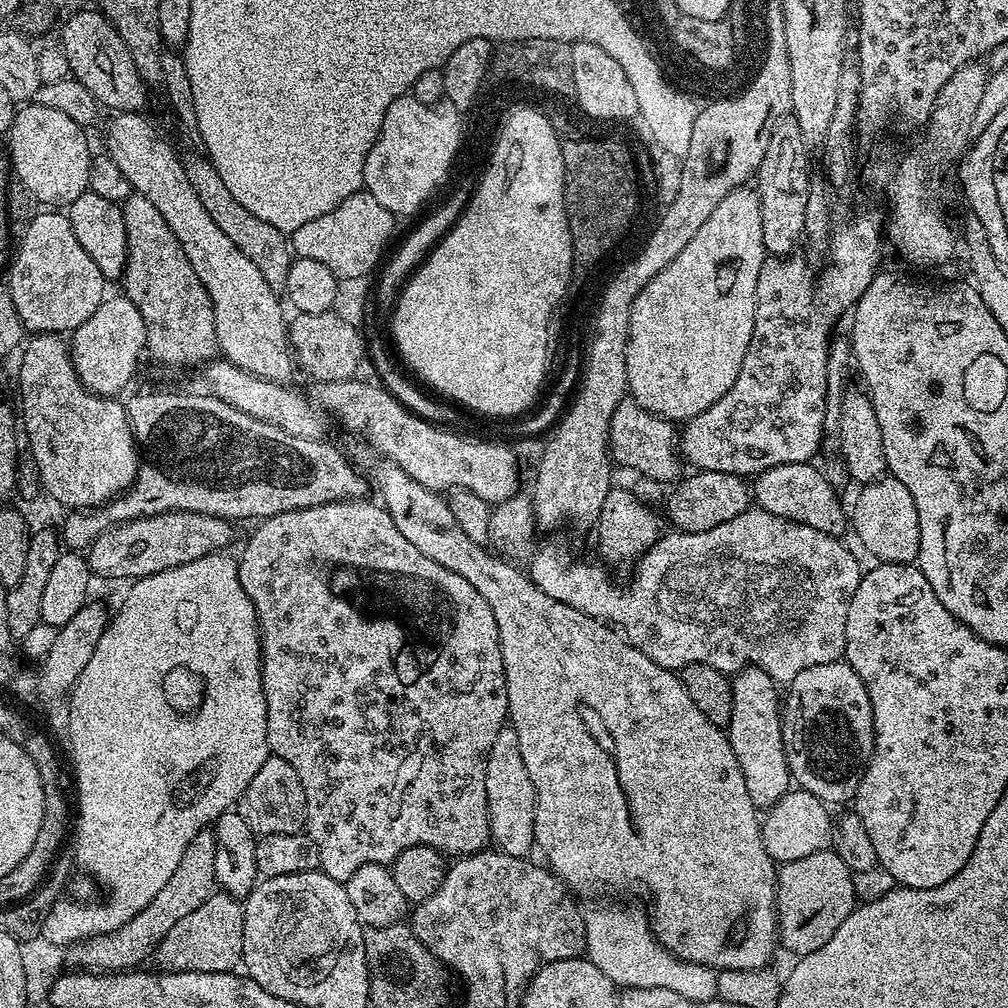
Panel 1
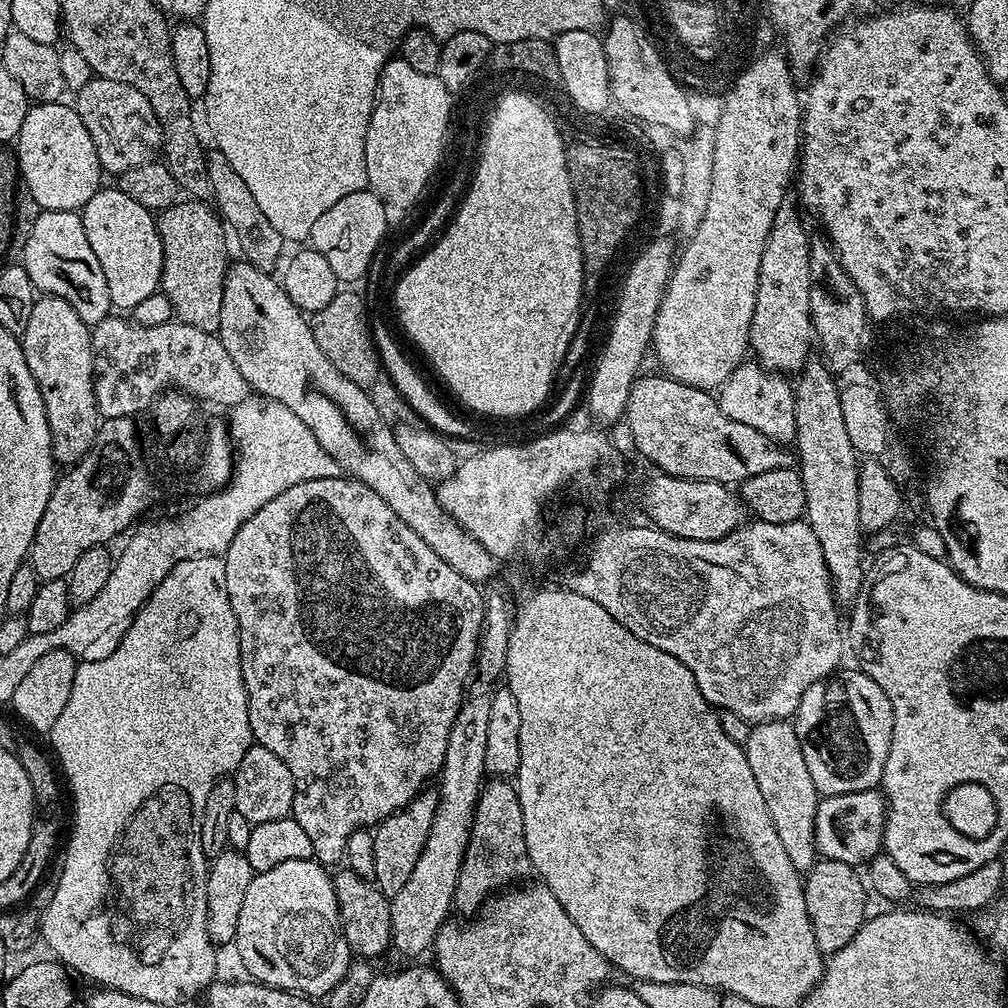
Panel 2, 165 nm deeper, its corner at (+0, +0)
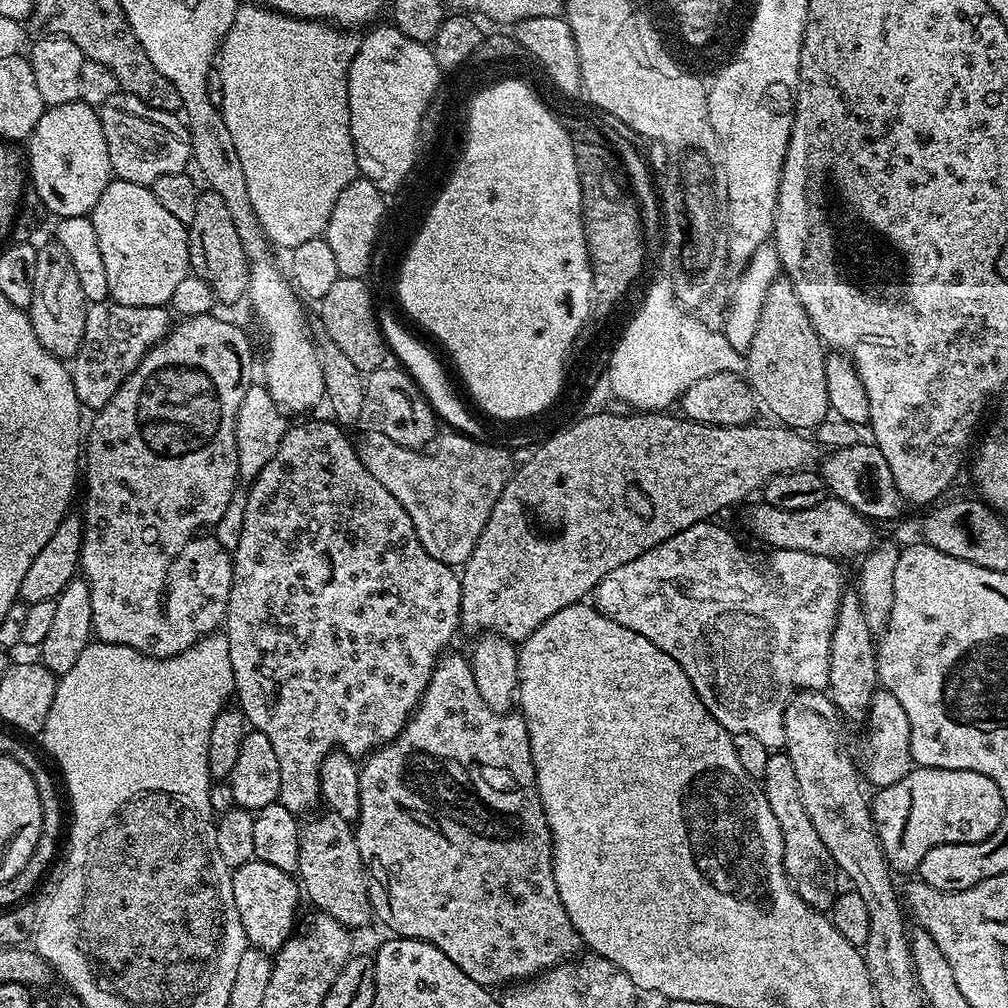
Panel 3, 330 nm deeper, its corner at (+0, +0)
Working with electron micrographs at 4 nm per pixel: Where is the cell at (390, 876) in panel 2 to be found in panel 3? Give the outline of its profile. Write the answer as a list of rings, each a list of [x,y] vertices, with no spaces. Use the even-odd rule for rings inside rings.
[[[445,654],[445,655],[443,655],[443,656],[441,656],[441,657],[440,657],[440,661],[438,661],[438,662],[437,662],[437,664],[436,664],[436,668],[435,668],[435,670],[433,670],[433,671],[432,671],[432,677],[431,677],[431,678],[430,678],[430,682],[429,682],[429,683],[428,683],[428,688],[427,688],[427,690],[425,690],[425,692],[424,692],[424,696],[423,696],[423,698],[421,698],[421,700],[420,700],[420,705],[419,705],[419,706],[417,706],[417,707],[416,707],[416,710],[415,710],[415,712],[413,712],[413,713],[412,713],[412,719],[411,719],[411,720],[409,720],[409,722],[408,722],[408,725],[406,725],[406,727],[405,727],[405,728],[403,728],[403,730],[401,730],[401,731],[400,731],[400,733],[399,733],[399,734],[397,734],[397,736],[395,736],[395,738],[393,738],[393,739],[392,739],[392,740],[391,740],[391,741],[390,741],[390,742],[389,742],[389,744],[384,744],[384,745],[383,745],[383,746],[381,746],[381,747],[380,747],[380,748],[377,748],[377,749],[375,749],[375,750],[373,750],[373,751],[371,751],[371,752],[369,752],[369,753],[368,753],[368,755],[367,755],[367,756],[365,756],[365,757],[363,757],[363,760],[362,760],[362,763],[361,763],[361,764],[360,764],[360,765],[359,765],[359,772],[360,772],[360,786],[361,786],[361,814],[360,814],[360,816],[359,816],[359,817],[358,817],[358,819],[357,819],[357,820],[356,820],[356,822],[355,822],[355,823],[354,823],[354,831],[355,831],[355,833],[356,833],[356,841],[357,841],[357,842],[358,842],[358,854],[362,854],[362,862],[363,862],[363,863],[364,863],[364,868],[365,868],[365,870],[367,870],[367,871],[368,871],[368,893],[369,893],[369,894],[370,894],[370,902],[371,902],[371,903],[372,903],[372,914],[373,914],[373,917],[375,917],[375,919],[376,919],[376,920],[377,920],[377,921],[379,921],[379,920],[381,920],[381,922],[382,922],[382,923],[384,923],[384,924],[385,924],[385,926],[386,926],[386,927],[388,927],[388,928],[389,928],[389,930],[390,930],[390,931],[392,931],[392,932],[389,932],[389,933],[392,933],[392,934],[395,934],[395,935],[396,935],[396,936],[397,936],[397,937],[400,937],[400,938],[403,938],[403,939],[406,939],[406,940],[425,940],[425,941],[426,941],[426,942],[430,942],[430,943],[431,943],[431,944],[433,944],[433,945],[434,945],[434,946],[438,946],[438,950],[442,950],[442,954],[446,954],[446,958],[450,958],[450,962],[454,962],[454,966],[458,966],[458,970],[462,970],[462,974],[466,974],[466,975],[467,975],[467,976],[469,976],[469,977],[470,977],[470,978],[474,978],[474,982],[478,982],[478,983],[479,983],[479,984],[482,984],[482,985],[485,985],[485,986],[493,986],[493,985],[492,985],[492,984],[504,984],[504,985],[503,985],[503,986],[508,986],[508,985],[511,985],[511,984],[512,984],[512,983],[513,983],[513,982],[523,982],[523,981],[526,981],[526,980],[530,980],[530,979],[532,979],[532,977],[534,977],[534,976],[539,976],[539,975],[540,975],[540,973],[541,973],[541,972],[546,972],[546,971],[548,971],[548,969],[549,969],[549,968],[555,968],[555,967],[556,967],[556,965],[558,965],[558,964],[563,964],[563,963],[565,963],[565,962],[568,962],[568,961],[571,961],[571,960],[572,960],[572,959],[573,959],[573,957],[575,957],[575,956],[576,956],[576,955],[577,955],[577,953],[579,953],[579,952],[580,952],[580,951],[581,951],[581,948],[582,948],[582,941],[581,941],[581,938],[580,938],[580,935],[579,935],[579,934],[578,934],[578,933],[577,933],[577,932],[576,932],[576,931],[575,931],[575,930],[574,930],[574,926],[573,926],[573,925],[572,925],[572,923],[571,923],[571,922],[570,922],[570,914],[566,914],[566,906],[562,906],[562,898],[558,898],[558,882],[556,882],[556,881],[555,881],[555,880],[554,880],[554,858],[553,858],[553,857],[552,857],[552,831],[551,831],[551,830],[550,830],[550,826],[549,826],[549,825],[548,825],[548,823],[547,823],[547,822],[546,822],[546,814],[545,814],[545,813],[544,813],[544,811],[543,811],[543,810],[542,810],[542,802],[541,802],[541,801],[540,801],[540,795],[539,795],[539,794],[538,794],[538,786],[537,786],[537,785],[536,785],[536,771],[535,771],[535,770],[534,770],[534,758],[533,758],[533,757],[532,757],[532,755],[531,755],[531,754],[530,754],[530,734],[529,734],[529,733],[528,733],[528,731],[527,731],[527,730],[526,730],[526,722],[525,722],[525,721],[524,721],[524,718],[523,718],[523,715],[520,715],[520,714],[517,714],[517,713],[516,713],[516,716],[515,716],[515,714],[514,714],[514,713],[515,713],[515,711],[512,711],[512,710],[509,710],[509,711],[507,711],[507,712],[495,712],[495,711],[494,711],[494,710],[493,710],[493,709],[492,709],[492,708],[491,708],[491,707],[490,707],[490,706],[488,706],[488,705],[487,705],[487,704],[486,704],[486,702],[484,702],[484,701],[483,701],[483,700],[482,700],[482,694],[478,694],[478,686],[477,686],[477,685],[476,685],[476,683],[475,683],[475,682],[474,682],[474,674],[473,674],[473,673],[472,673],[472,666],[471,666],[471,663],[470,663],[470,660],[469,660],[469,657],[468,657],[468,656],[467,656],[467,655],[464,655],[464,656],[451,656],[451,654]],[[479,876],[480,876],[480,912],[460,912],[460,908],[464,908],[464,907],[466,907],[466,906],[467,906],[467,904],[468,904],[468,899],[470,899],[470,898],[471,898],[471,896],[472,896],[472,887],[474,887],[474,886],[475,886],[475,884],[476,884],[476,879],[478,879],[478,878],[479,878]]]

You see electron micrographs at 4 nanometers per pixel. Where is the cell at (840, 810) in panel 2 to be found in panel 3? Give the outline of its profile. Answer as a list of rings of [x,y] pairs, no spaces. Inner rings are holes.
[[[913,767],[911,772],[902,778],[902,782],[894,782],[894,786],[886,786],[871,797],[871,816],[877,841],[884,852],[888,866],[893,873],[915,873],[920,867],[922,858],[934,846],[943,844],[977,844],[998,830],[1002,822],[1002,814],[1006,806],[1002,802],[1002,794],[998,786],[986,774],[978,774],[970,770],[946,770],[945,768]]]

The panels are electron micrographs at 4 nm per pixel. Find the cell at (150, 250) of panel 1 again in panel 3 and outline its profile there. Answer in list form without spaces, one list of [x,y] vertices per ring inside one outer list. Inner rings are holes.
[[[201,191],[198,210],[194,210],[194,218],[186,227],[191,271],[211,286],[221,305],[243,301],[248,294],[248,259],[238,239],[238,230],[234,230],[234,218],[226,210],[226,202],[214,191]]]

